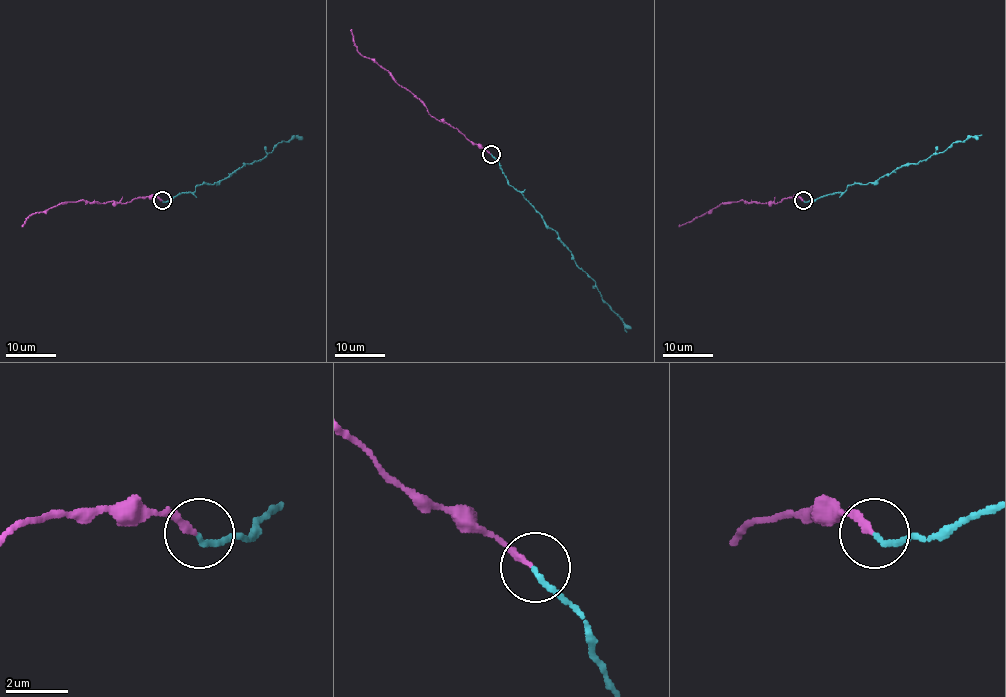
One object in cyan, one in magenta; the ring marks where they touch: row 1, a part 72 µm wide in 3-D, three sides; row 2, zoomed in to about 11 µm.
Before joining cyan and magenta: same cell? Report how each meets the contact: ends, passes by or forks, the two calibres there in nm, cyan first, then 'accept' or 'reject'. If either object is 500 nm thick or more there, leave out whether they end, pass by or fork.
cyan ends there; magenta ends there; 180 nm thick on the cyan side, 220 nm on the other; accept

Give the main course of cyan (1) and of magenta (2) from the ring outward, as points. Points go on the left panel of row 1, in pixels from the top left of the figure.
1: (163, 200), (193, 192), (198, 185), (219, 182), (243, 165), (267, 155), (279, 142), (298, 135)
2: (161, 200), (135, 197), (126, 202), (84, 200), (60, 202), (30, 215), (22, 226)

